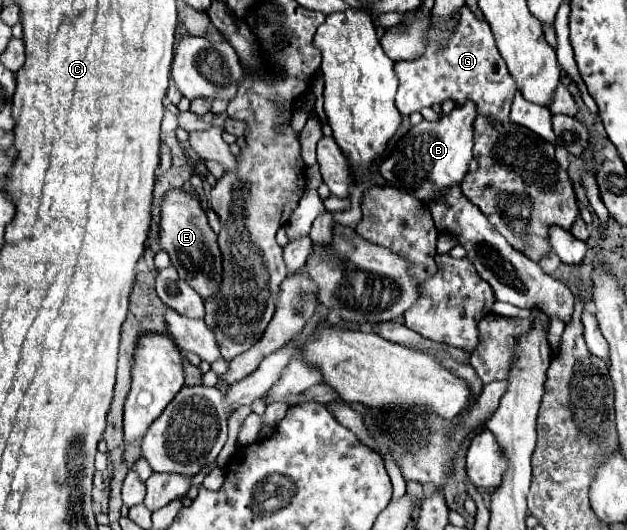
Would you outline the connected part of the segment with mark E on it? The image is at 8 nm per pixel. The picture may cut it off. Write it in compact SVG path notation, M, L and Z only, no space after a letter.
M170 189L160 205L160 239L158 245L166 251L176 267L178 275L204 299L218 291L222 281L222 257L216 241L216 233L210 229L200 199L184 189Z

